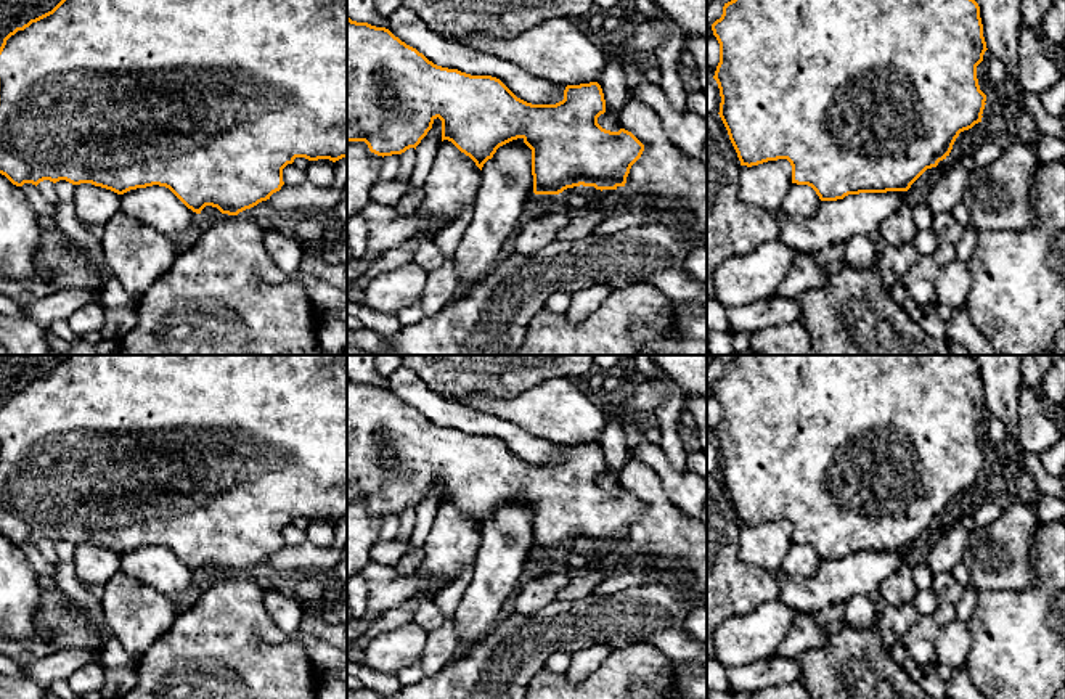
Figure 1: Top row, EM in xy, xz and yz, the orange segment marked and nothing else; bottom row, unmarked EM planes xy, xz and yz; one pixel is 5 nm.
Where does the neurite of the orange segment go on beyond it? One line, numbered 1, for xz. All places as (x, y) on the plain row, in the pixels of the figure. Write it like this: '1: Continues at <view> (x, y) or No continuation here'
1: No continuation here

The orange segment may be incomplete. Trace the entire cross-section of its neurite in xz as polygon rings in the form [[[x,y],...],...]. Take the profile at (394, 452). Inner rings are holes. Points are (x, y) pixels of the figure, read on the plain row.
[[[347,376],[347,501],[365,501],[371,513],[377,516],[402,514],[410,508],[414,508],[432,488],[434,480],[439,477],[442,480],[442,501],[451,501],[461,513],[469,516],[475,525],[482,530],[484,524],[493,517],[496,509],[512,500],[522,498],[524,503],[532,509],[532,535],[533,535],[533,553],[535,554],[559,554],[567,548],[573,546],[594,546],[596,550],[617,550],[625,546],[626,537],[631,525],[641,517],[644,505],[628,490],[620,488],[618,492],[610,492],[598,484],[598,477],[606,472],[606,460],[602,448],[598,442],[567,445],[564,450],[564,460],[556,464],[532,464],[517,458],[500,439],[492,435],[471,435],[458,429],[448,429],[434,424],[416,408],[406,405],[398,397],[395,397],[386,387],[376,387],[368,382],[357,382]]]

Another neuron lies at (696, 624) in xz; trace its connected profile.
[[[707,596],[696,604],[686,619],[686,632],[691,636],[707,643]]]

